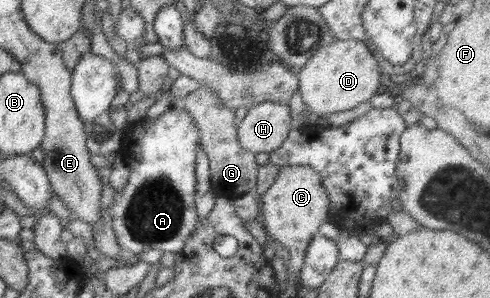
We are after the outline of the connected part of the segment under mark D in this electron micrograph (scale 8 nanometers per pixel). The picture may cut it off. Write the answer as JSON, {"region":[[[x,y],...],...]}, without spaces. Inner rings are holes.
{"region":[[[335,40],[315,51],[299,74],[298,90],[308,111],[321,118],[333,113],[344,112],[367,103],[381,86],[381,72],[376,58],[364,42]]]}

